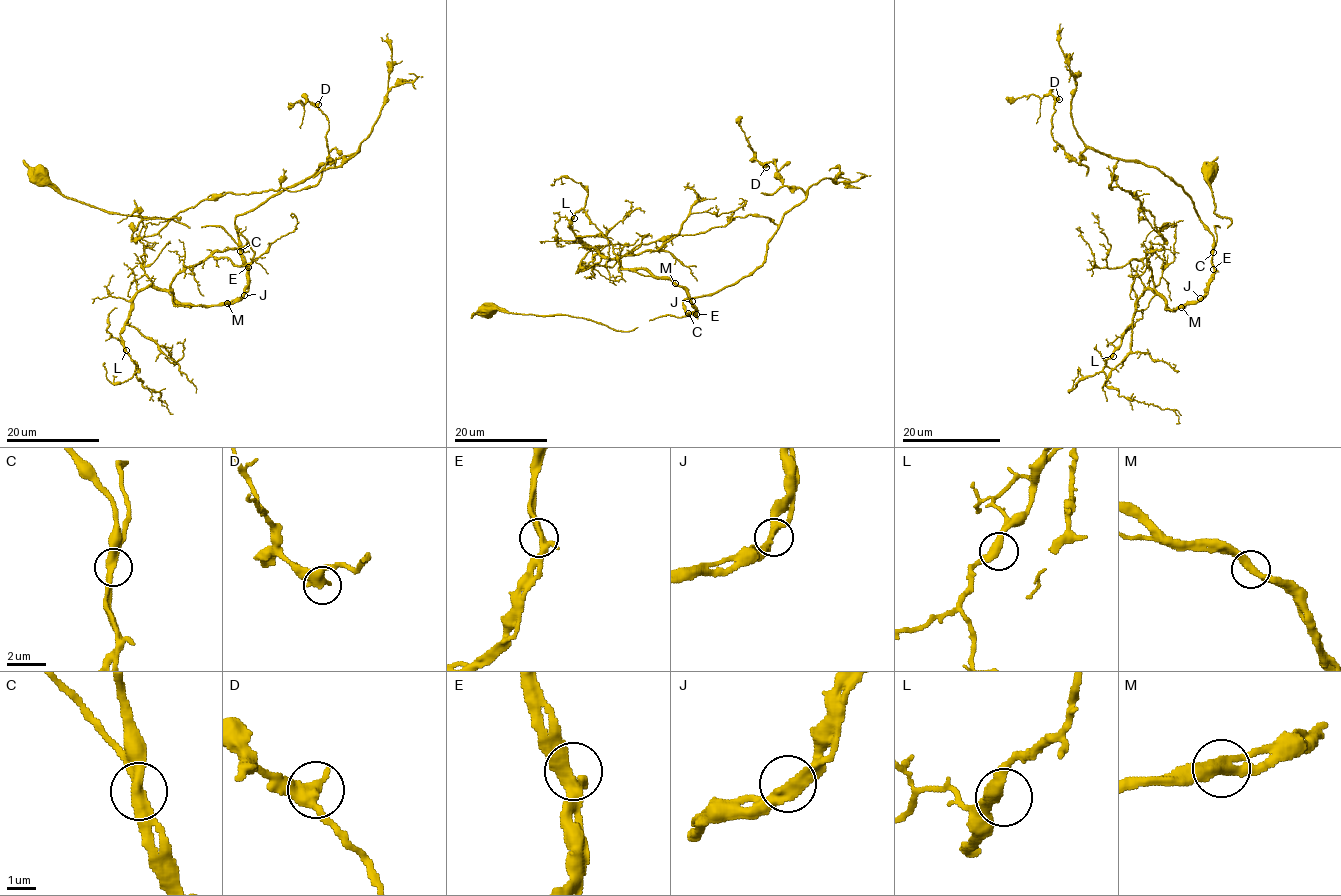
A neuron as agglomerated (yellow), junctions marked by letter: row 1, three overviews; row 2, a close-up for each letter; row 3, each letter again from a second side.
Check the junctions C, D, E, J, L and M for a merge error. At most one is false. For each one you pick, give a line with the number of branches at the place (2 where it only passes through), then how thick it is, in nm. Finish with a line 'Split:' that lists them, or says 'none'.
Split: none

